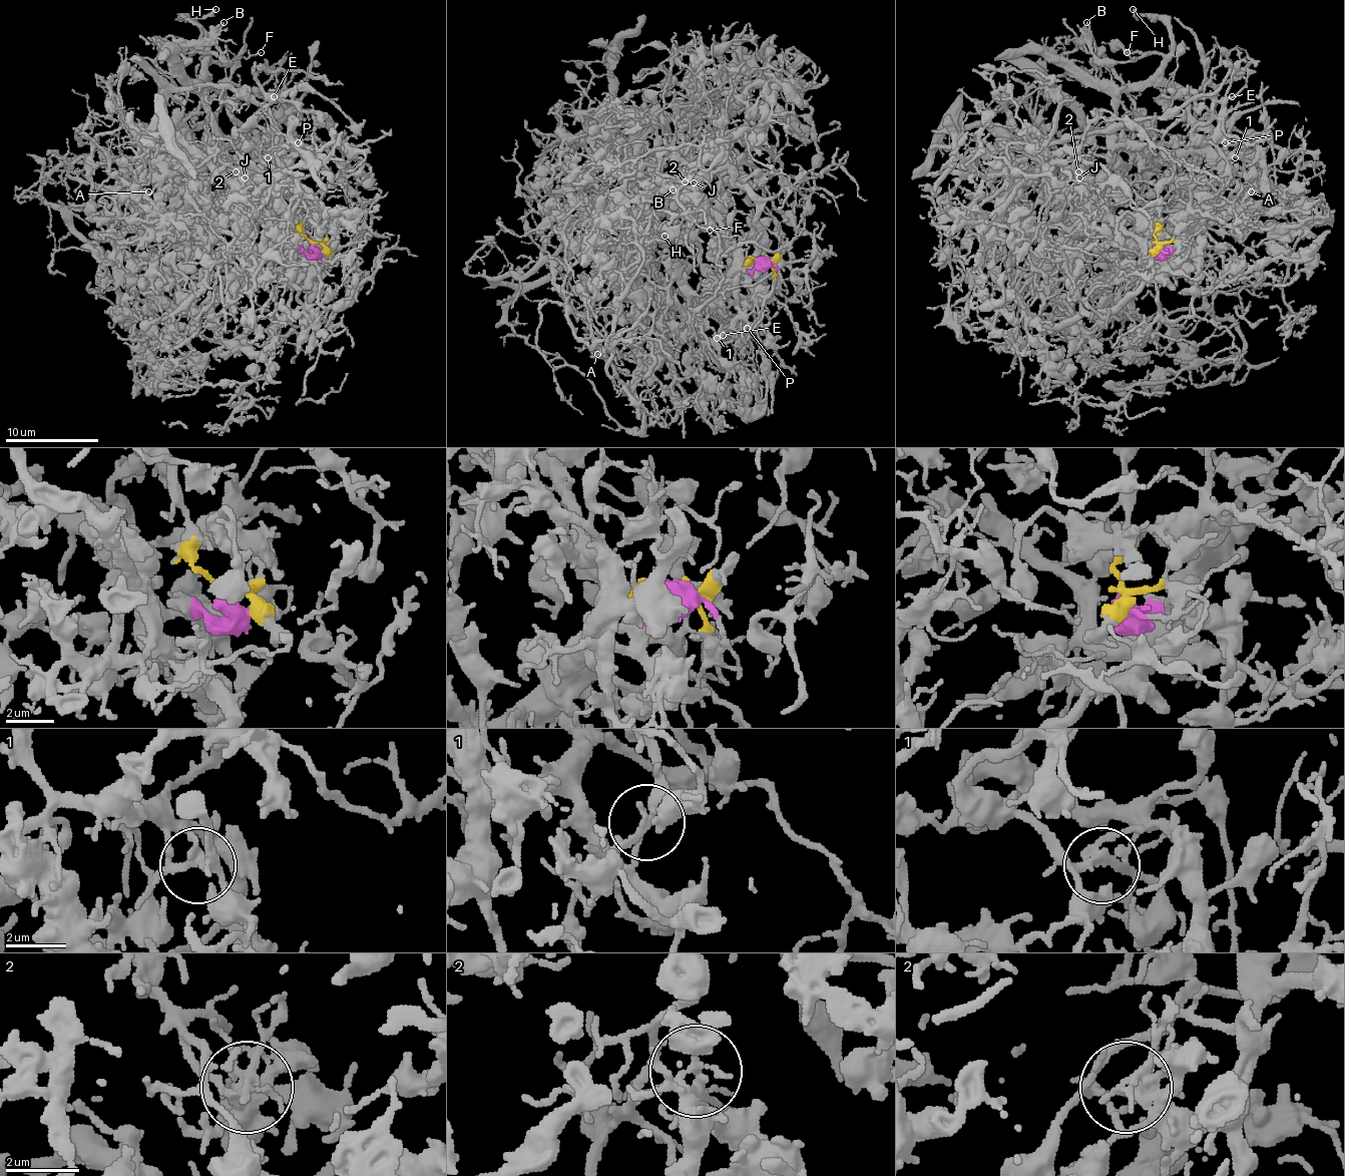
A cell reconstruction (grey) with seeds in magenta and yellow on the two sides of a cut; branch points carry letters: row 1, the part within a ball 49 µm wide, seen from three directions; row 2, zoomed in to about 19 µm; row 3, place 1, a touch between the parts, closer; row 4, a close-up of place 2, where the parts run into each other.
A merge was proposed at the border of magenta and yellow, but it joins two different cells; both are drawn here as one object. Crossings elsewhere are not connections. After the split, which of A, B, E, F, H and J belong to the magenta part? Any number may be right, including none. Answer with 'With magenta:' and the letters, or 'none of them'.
With magenta: A, E, J

